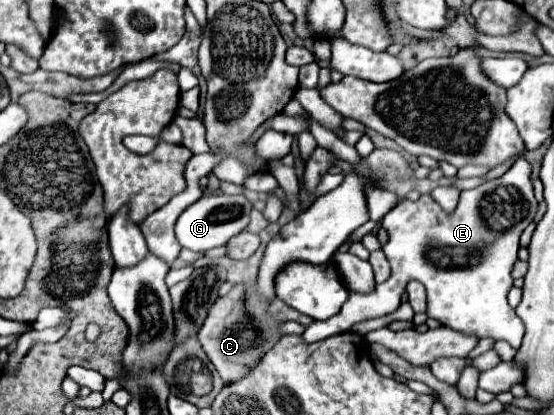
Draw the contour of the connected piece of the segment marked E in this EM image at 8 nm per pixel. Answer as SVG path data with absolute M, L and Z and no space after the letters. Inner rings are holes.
M520 157L502 177L462 191L452 213L446 213L430 195L420 195L414 203L402 199L382 219L382 227L390 237L382 251L390 261L392 275L376 285L372 293L350 291L348 301L334 319L312 321L304 331L306 343L346 333L356 323L392 313L401 304L408 281L416 279L428 293L428 317L476 339L502 339L518 349L524 337L524 323L508 305L506 295L514 283L510 273L518 259L518 239L534 221L538 209L530 171L530 163Z

